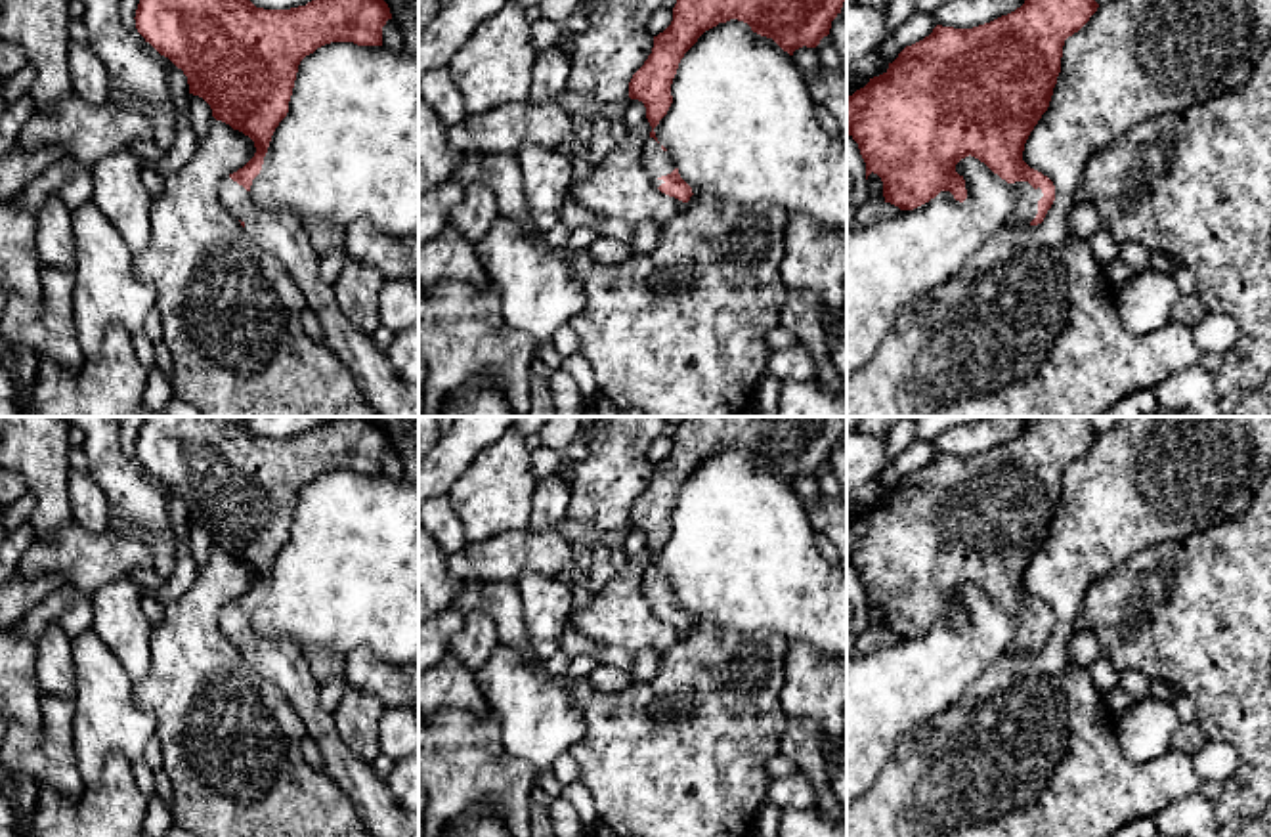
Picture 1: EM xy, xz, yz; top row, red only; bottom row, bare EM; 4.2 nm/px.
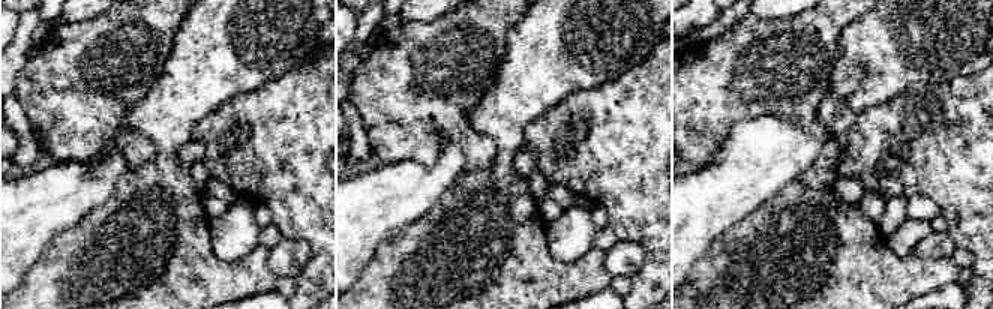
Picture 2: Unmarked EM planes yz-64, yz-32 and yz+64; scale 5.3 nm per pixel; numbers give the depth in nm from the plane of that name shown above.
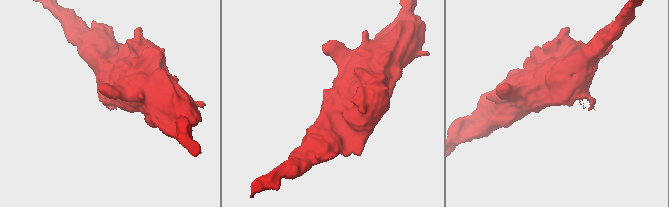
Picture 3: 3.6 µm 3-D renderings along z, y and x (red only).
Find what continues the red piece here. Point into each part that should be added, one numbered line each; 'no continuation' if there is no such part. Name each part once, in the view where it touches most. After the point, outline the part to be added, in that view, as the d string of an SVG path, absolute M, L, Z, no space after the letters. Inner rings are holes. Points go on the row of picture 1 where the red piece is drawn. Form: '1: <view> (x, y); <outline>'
1: yz (1027, 197); M1028 182L1011 183L1017 193L1015 222L1030 224L1038 214L1038 201L1044 197L1042 189L1034 189Z

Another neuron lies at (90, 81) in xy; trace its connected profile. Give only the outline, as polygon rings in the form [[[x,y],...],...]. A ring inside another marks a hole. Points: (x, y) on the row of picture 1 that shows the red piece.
[[[69,42],[69,67],[78,97],[92,105],[103,105],[111,99],[109,75],[88,44]]]

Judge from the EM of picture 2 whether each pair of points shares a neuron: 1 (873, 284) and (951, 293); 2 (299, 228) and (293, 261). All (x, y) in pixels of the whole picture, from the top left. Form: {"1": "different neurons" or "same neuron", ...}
{"1": "different neurons", "2": "different neurons"}

